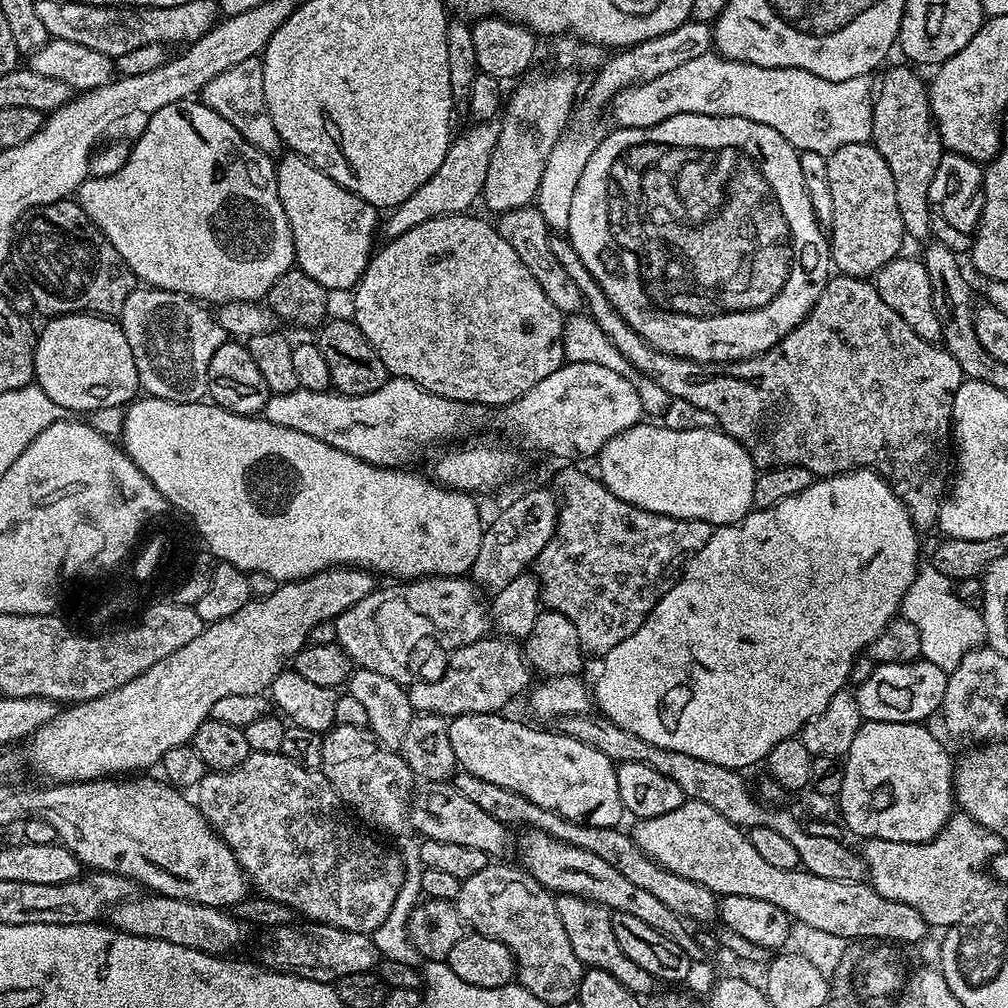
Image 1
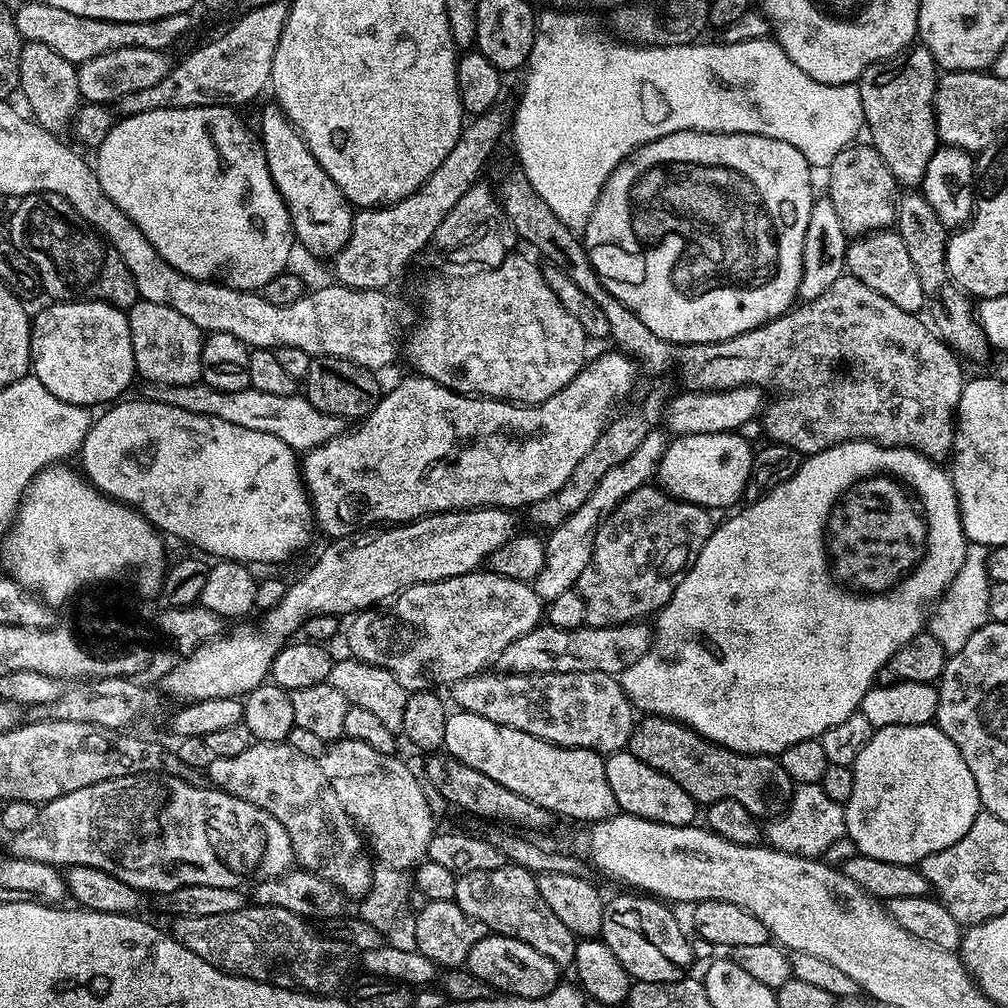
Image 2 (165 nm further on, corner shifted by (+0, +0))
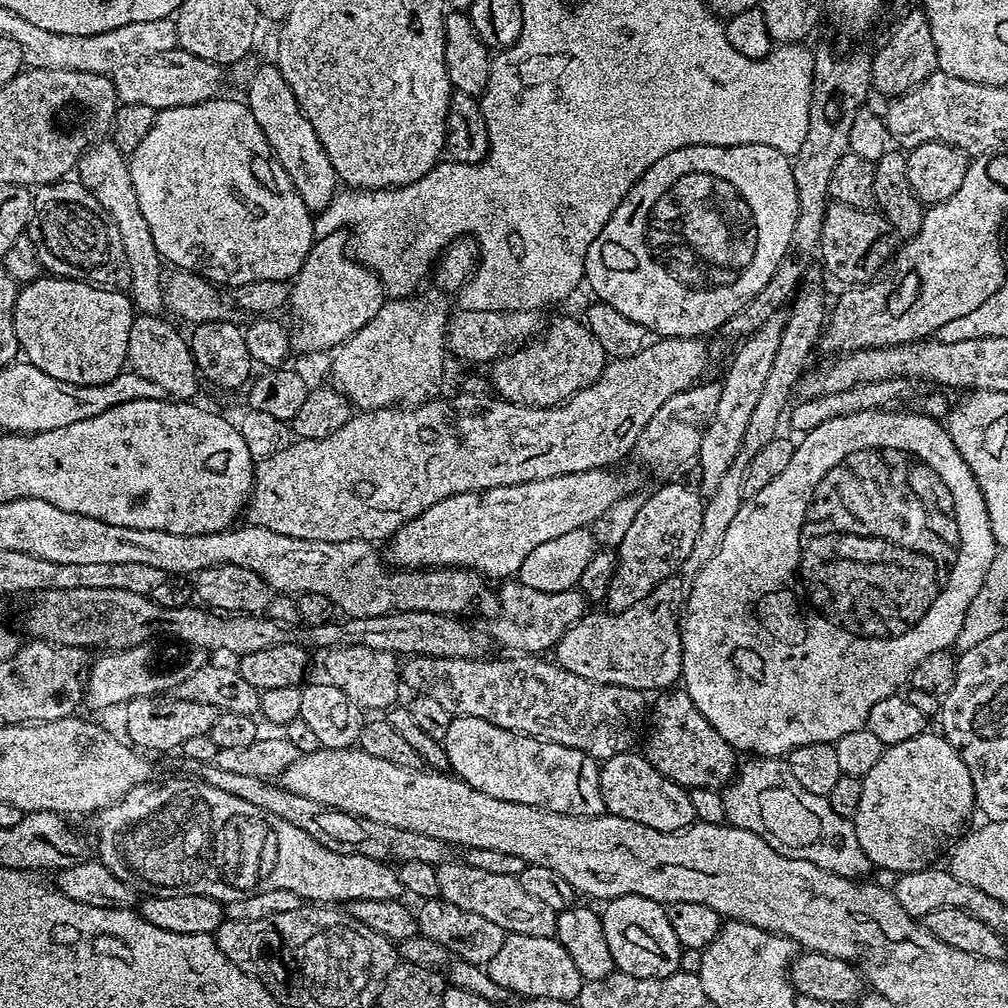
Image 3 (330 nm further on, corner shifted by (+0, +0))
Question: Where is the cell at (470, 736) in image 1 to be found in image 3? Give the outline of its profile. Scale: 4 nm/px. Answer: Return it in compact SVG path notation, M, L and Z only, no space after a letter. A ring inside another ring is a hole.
M461 716L452 717L450 730L446 730L442 743L449 769L474 786L474 790L490 794L490 798L545 808L548 812L563 816L605 815L600 789L600 764L582 750L502 730L502 726L494 726L494 722L486 722L482 718Z

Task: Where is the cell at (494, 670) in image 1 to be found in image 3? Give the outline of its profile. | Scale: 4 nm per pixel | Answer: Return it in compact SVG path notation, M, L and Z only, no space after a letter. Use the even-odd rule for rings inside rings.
M811 282L805 283L791 301L786 315L782 342L778 342L778 354L774 354L774 366L770 366L766 386L762 386L762 395L754 405L754 414L750 414L740 452L734 458L730 470L726 470L722 482L718 482L718 490L704 500L702 530L698 530L698 539L694 542L694 550L690 550L688 560L674 575L654 586L654 590L646 594L642 602L634 602L630 610L592 610L577 624L570 626L570 630L562 634L554 649L555 663L570 674L578 674L578 678L603 684L630 686L645 694L671 689L681 679L684 651L680 621L688 592L693 589L694 580L698 578L706 562L710 562L710 558L718 554L718 546L722 546L722 538L726 538L726 530L730 530L730 522L734 522L734 517L744 504L746 497L742 494L742 482L746 466L754 458L754 454L758 454L758 450L762 450L762 446L766 446L766 442L770 442L781 431L780 419L783 416L785 419L789 411L792 392L794 396L801 376L809 371L808 359L811 358L812 351L817 351L826 323L826 304L824 308L824 296L820 293L819 286Z

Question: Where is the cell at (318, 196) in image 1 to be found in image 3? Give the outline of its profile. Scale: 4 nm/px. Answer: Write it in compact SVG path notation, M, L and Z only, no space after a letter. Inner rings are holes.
M268 62L251 73L246 87L250 114L254 114L254 122L258 122L262 134L266 134L266 142L270 142L270 150L276 161L282 170L286 170L290 182L294 182L298 198L306 202L313 214L328 208L338 191L336 171L334 166L330 166L330 154L322 150L322 142L318 142L318 134L314 134L314 126L310 126L306 114L302 114L298 98L294 98L294 90L290 90L286 78L282 78L282 70L278 70L275 63Z

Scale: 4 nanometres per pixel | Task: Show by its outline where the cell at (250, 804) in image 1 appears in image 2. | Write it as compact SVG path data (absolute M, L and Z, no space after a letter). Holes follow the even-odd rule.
M254 742L250 750L242 750L242 754L234 754L234 758L212 757L210 766L206 770L206 776L215 787L223 792L229 792L231 796L242 798L278 818L290 834L292 854L295 863L301 869L318 874L326 878L339 892L343 892L349 898L362 898L370 890L371 876L374 867L373 857L366 847L365 839L353 824L351 817L339 802L330 786L330 781L323 773L319 760L307 757L294 746L278 742Z

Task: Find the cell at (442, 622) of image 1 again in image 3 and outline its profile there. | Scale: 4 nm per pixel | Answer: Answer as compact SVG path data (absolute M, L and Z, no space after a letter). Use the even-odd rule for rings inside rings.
M504 582L500 588L500 613L492 620L496 640L516 654L544 654L555 649L557 642L586 614L586 601L576 588L565 592L546 593L530 589L519 582Z

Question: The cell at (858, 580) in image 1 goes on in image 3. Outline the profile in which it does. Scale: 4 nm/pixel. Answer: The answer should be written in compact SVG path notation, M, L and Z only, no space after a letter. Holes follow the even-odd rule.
M873 410L859 412L858 414L846 414L842 418L830 418L830 422L822 422L822 426L818 426L818 430L807 433L797 443L794 458L790 458L790 466L786 466L786 470L782 470L782 474L778 474L778 478L774 478L774 482L770 482L770 486L758 490L758 494L745 499L737 516L734 517L734 522L730 522L730 530L726 530L726 538L722 538L722 546L718 546L718 554L714 554L714 558L710 558L710 562L706 562L706 566L698 574L698 578L694 580L693 589L688 592L688 599L680 621L680 637L684 651L682 654L682 670L680 671L682 688L693 699L694 705L701 711L702 717L710 722L710 726L714 726L715 730L718 730L718 734L737 753L748 752L744 754L751 754L756 758L784 758L798 746L835 744L838 738L842 738L842 734L850 734L850 730L865 727L874 702L882 702L882 698L897 695L909 683L914 666L918 666L918 662L922 662L922 658L927 658L935 652L951 649L955 645L958 630L962 630L962 618L966 618L966 610L970 606L970 602L974 602L978 590L982 590L986 570L990 570L990 562L994 562L998 549L994 534L990 530L990 518L986 514L986 502L982 498L982 490L978 486L974 474L970 474L970 466L966 466L962 454L958 454L947 427L941 421L925 416L919 410L913 410L913 412L892 411Z

